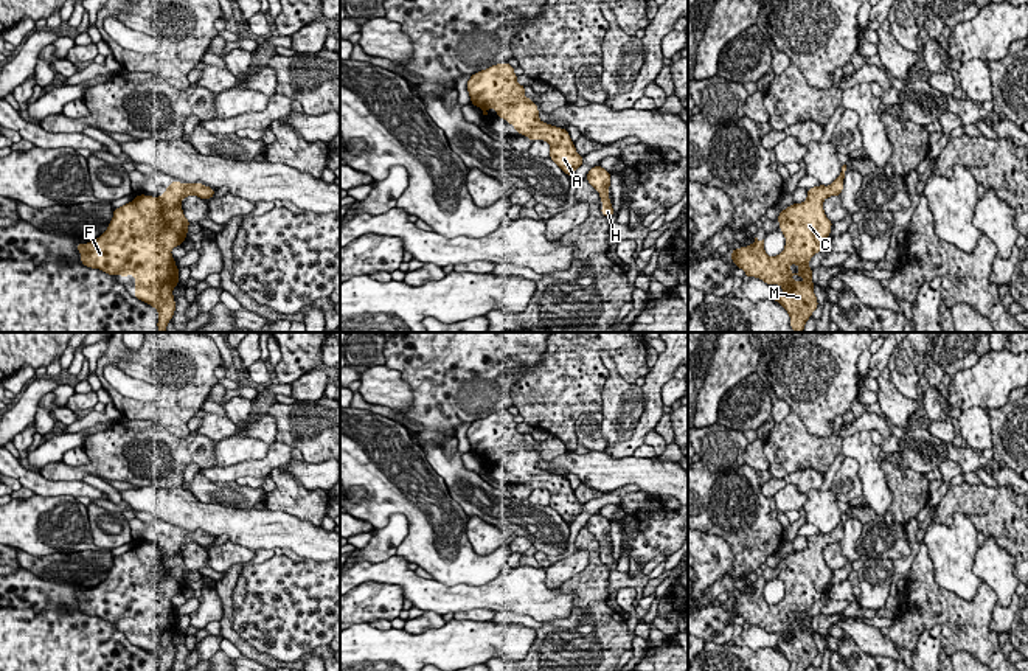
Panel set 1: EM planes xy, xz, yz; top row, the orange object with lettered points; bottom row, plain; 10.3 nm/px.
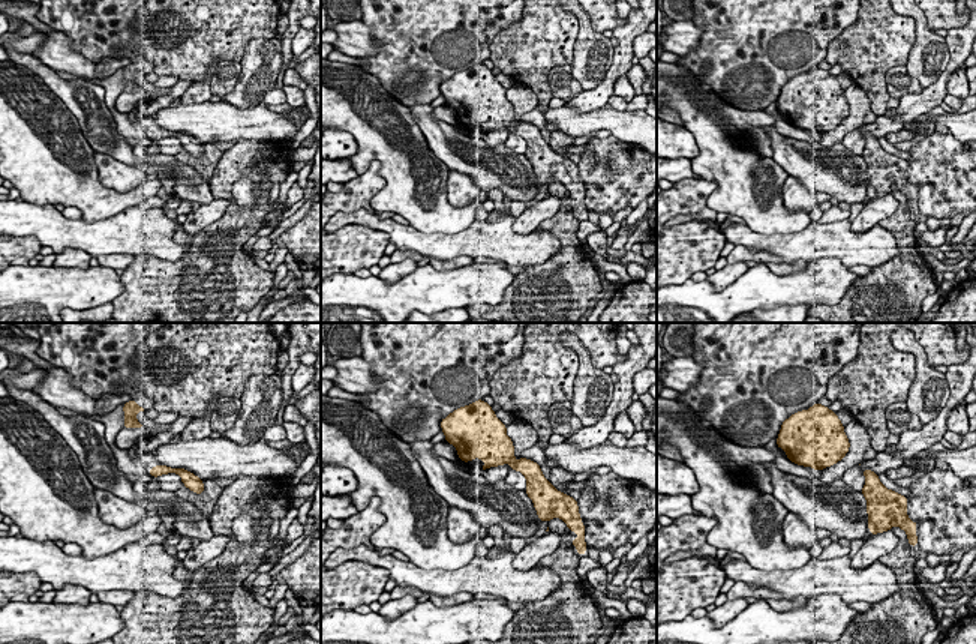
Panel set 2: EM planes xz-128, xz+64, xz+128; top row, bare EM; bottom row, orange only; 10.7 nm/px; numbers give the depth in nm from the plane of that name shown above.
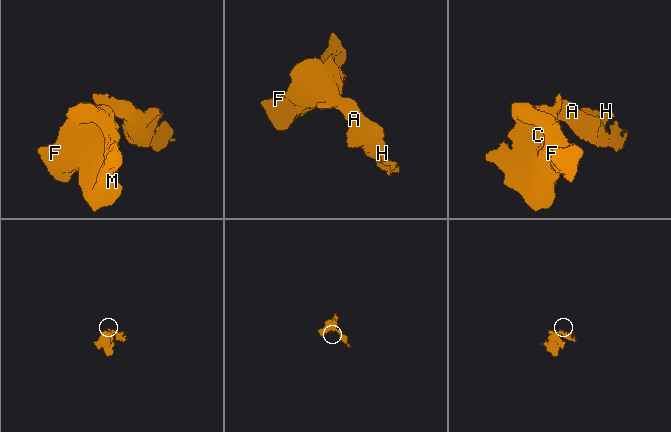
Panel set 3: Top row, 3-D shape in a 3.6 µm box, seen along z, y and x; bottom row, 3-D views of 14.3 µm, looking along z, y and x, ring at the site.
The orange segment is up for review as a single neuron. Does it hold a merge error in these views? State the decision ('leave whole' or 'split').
leave whole

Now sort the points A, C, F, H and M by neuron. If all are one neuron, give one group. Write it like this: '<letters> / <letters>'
A C F H M

